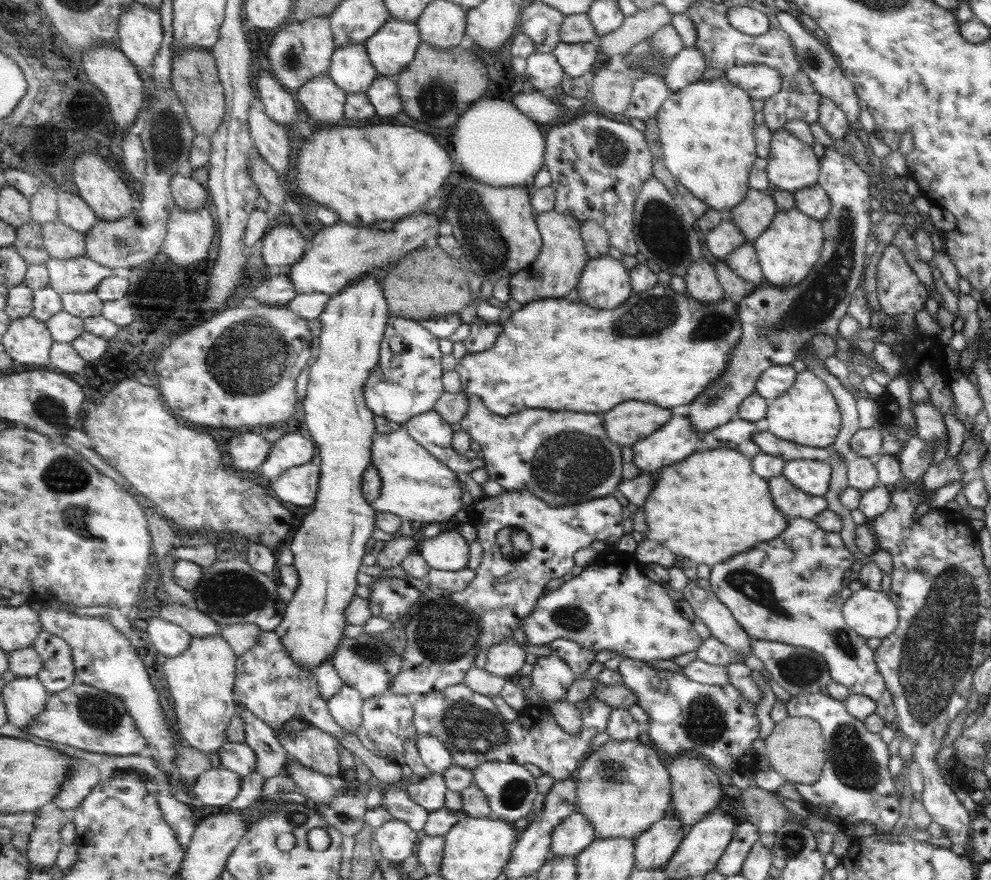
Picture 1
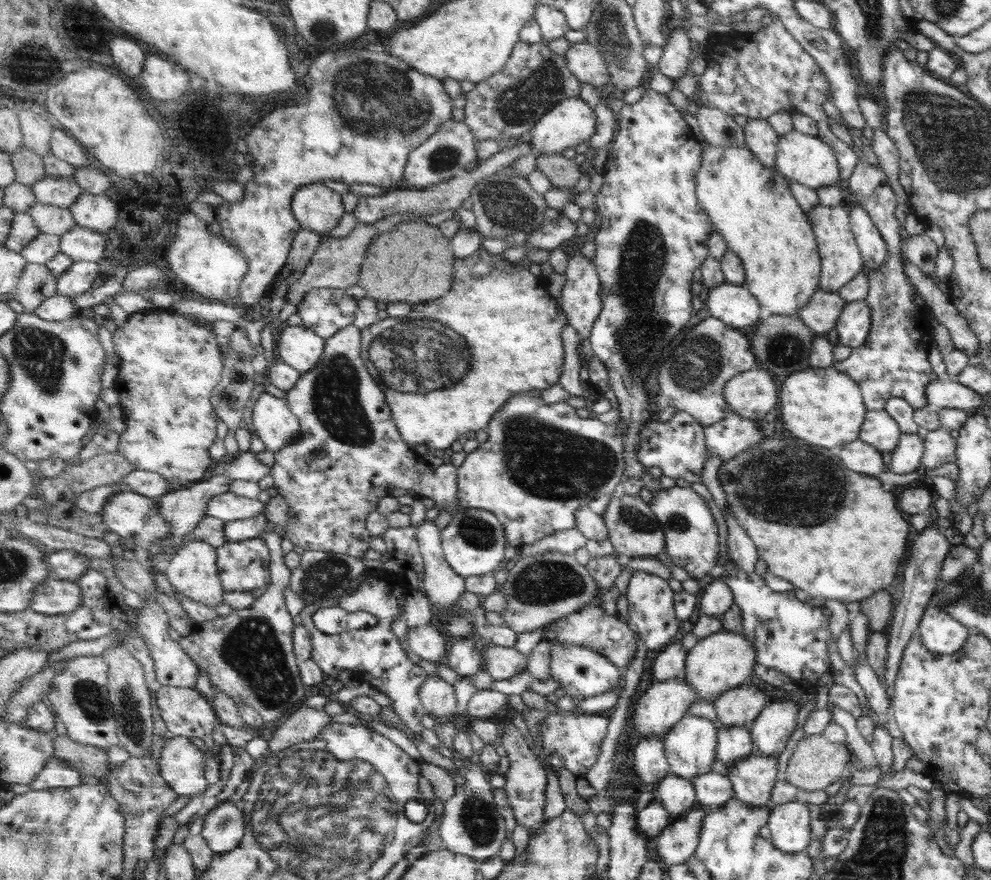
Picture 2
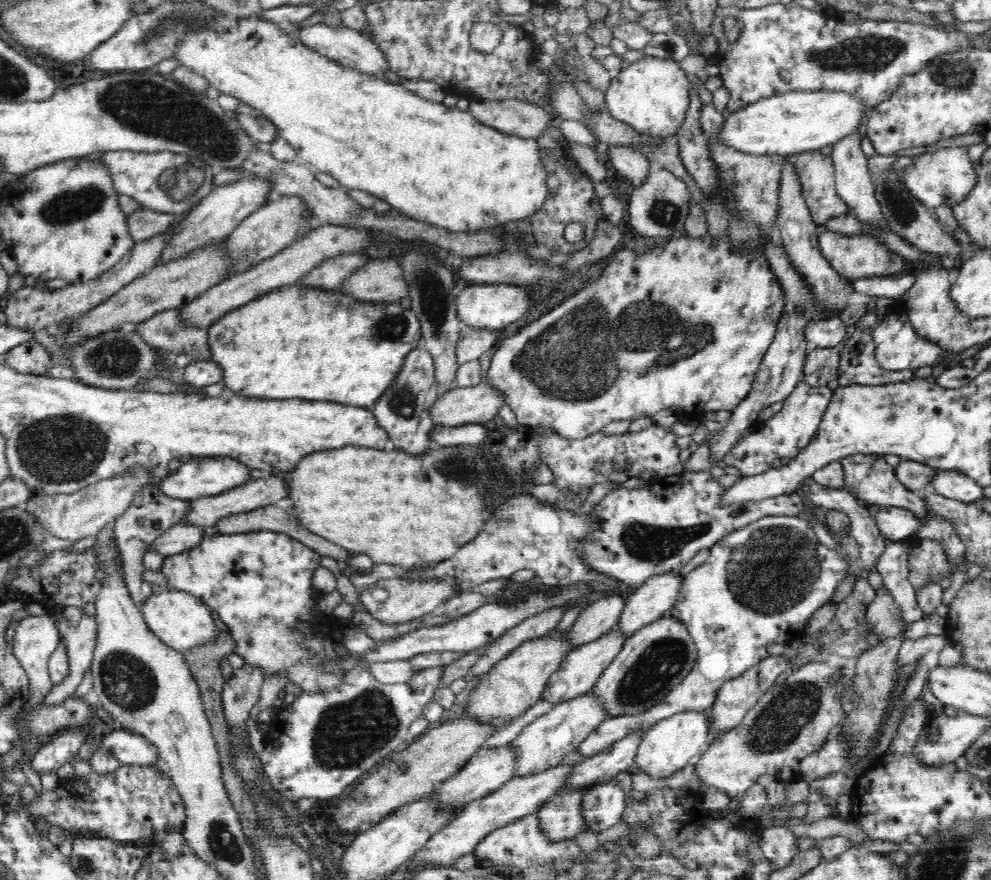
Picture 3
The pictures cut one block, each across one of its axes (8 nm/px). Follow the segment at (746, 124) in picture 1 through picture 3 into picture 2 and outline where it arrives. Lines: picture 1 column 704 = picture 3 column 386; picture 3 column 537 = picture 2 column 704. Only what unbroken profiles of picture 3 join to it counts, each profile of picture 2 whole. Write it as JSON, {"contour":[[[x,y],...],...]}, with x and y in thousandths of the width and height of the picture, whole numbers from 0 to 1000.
{"contour":[[[708,163],[709,165],[709,183],[707,183],[707,192],[703,197],[703,222],[705,230],[708,231],[709,239],[713,239],[713,243],[717,243],[717,255],[721,257],[721,261],[728,267],[728,270],[732,274],[733,281],[740,286],[744,294],[750,302],[751,319],[748,325],[753,326],[755,331],[765,341],[765,345],[768,347],[772,355],[778,358],[796,358],[804,359],[804,351],[808,351],[814,340],[818,338],[820,331],[824,330],[826,323],[826,293],[824,290],[824,277],[822,277],[822,268],[818,264],[818,257],[812,252],[813,242],[811,242],[806,233],[802,230],[800,222],[797,217],[797,206],[790,202],[782,192],[776,192],[770,189],[769,185],[762,180],[762,175],[758,174],[752,166],[733,166],[728,165],[715,165]]]}

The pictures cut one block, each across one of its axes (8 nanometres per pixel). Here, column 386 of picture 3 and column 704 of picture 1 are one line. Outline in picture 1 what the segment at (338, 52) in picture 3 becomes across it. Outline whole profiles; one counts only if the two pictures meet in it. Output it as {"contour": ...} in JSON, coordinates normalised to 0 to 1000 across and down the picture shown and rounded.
{"contour":[[[703,55],[690,57],[675,68],[669,90],[677,103],[689,102],[692,98],[701,95],[709,90],[712,73],[709,61]]]}

